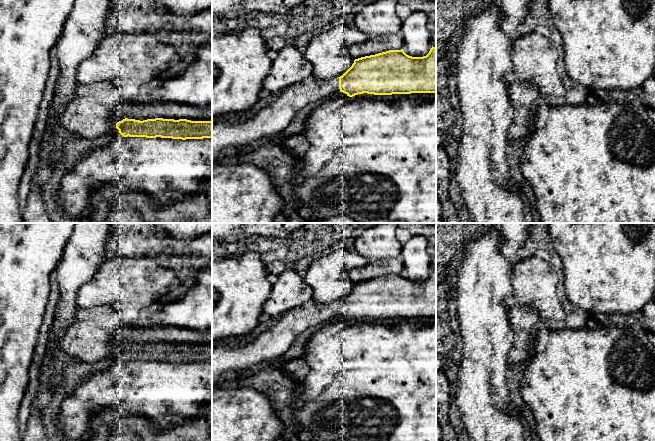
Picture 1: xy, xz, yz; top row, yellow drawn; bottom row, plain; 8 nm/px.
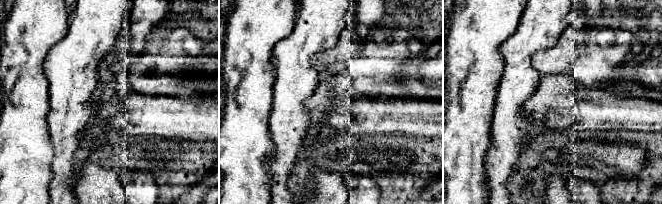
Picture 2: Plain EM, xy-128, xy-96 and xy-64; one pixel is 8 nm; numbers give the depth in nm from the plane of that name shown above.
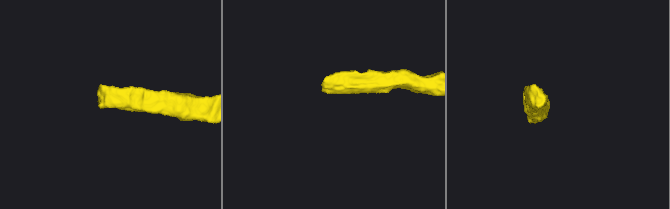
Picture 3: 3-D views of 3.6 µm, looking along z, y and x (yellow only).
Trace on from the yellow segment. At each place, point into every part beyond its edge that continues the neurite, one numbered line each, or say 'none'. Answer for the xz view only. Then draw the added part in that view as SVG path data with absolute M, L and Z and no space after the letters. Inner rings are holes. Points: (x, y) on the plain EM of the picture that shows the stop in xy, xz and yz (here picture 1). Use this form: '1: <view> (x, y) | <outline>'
1: xz (273, 344) | M311 300L300 307L288 311L273 327L268 331L261 333L254 342L244 347L216 347L212 350L212 389L214 389L221 381L220 377L223 373L228 371L240 372L242 370L248 370L251 366L262 361L281 358L290 349L295 339L300 334L309 328L315 327L316 325L337 316L340 316L338 301L332 303L319 303Z

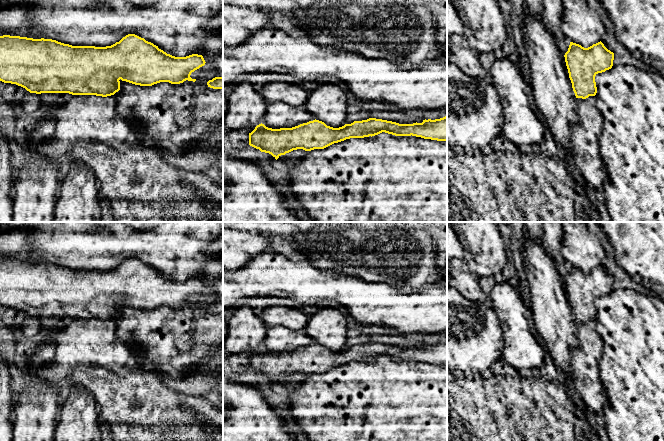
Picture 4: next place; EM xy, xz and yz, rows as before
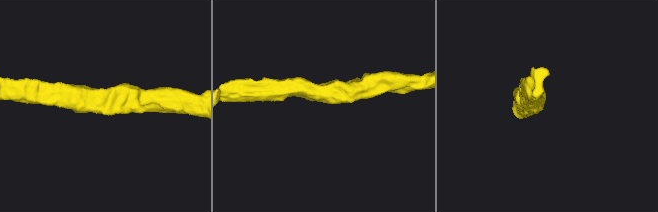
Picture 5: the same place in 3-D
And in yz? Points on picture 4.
none

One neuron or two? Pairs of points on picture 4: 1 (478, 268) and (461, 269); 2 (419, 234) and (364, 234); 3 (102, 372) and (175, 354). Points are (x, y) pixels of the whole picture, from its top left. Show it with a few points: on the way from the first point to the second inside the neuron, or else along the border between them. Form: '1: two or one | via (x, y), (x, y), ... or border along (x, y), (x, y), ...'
1: two | border along (469, 268), (478, 278)
2: one | via (405, 234), (378, 234)
3: two | border along (125, 343), (131, 346), (140, 369), (159, 374)

